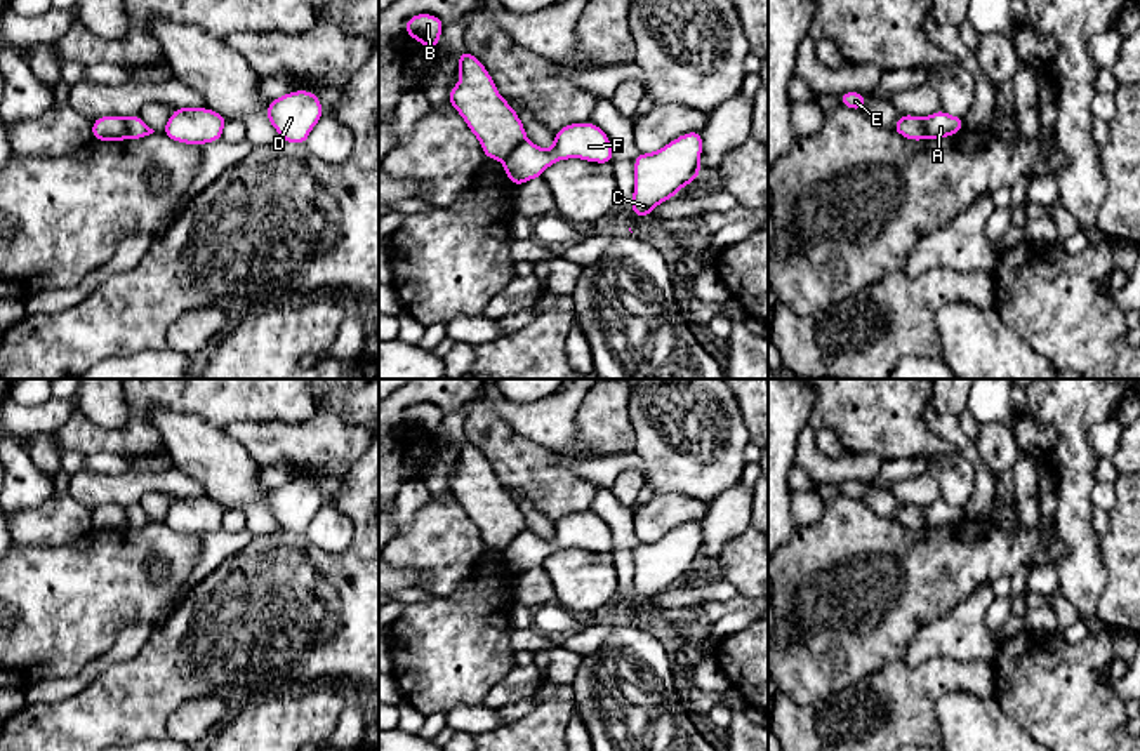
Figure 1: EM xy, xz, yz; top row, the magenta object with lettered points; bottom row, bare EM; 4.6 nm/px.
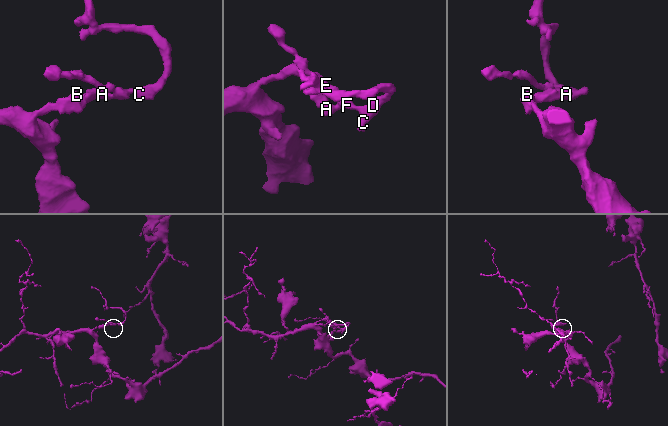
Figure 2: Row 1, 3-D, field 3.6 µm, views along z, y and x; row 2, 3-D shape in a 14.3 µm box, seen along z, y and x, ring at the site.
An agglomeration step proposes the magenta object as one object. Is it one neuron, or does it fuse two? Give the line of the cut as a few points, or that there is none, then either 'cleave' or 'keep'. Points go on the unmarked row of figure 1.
xz (525, 529), (503, 550) | cleave

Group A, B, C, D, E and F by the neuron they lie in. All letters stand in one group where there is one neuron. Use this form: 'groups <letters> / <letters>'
groups A C D E F / B

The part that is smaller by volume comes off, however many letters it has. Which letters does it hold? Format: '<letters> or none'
A, C, D, E, F

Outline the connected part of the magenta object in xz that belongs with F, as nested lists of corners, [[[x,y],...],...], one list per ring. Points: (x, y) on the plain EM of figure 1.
[[[593,511],[570,513],[554,523],[554,535],[542,539],[532,530],[520,532],[504,549],[504,560],[511,574],[520,575],[544,560],[568,548],[582,548],[596,553],[612,553],[613,537],[608,525]]]

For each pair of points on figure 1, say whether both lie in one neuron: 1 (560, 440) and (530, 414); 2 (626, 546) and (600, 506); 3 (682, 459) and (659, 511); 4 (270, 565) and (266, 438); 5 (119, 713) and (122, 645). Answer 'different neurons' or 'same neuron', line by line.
1: same neuron
2: same neuron
3: different neurons
4: different neurons
5: different neurons

